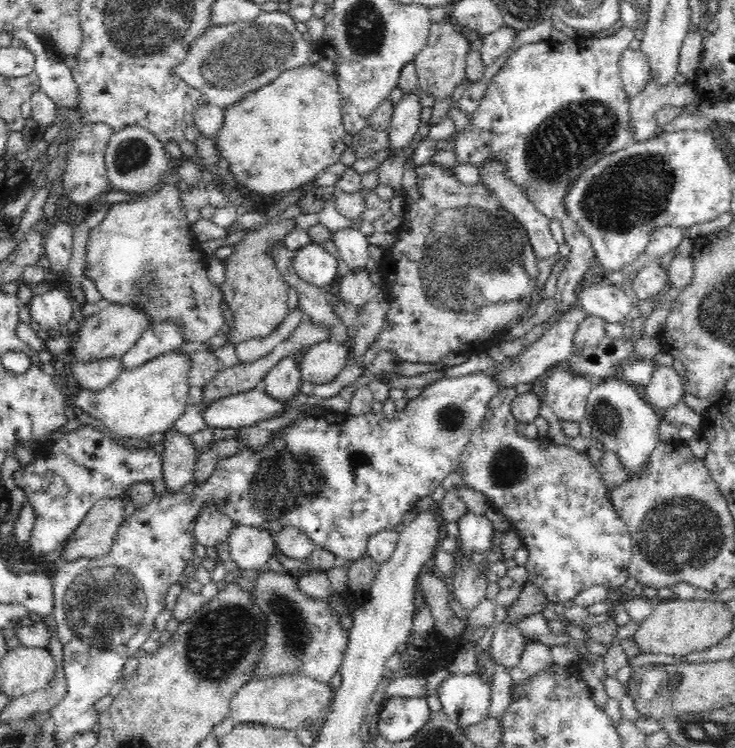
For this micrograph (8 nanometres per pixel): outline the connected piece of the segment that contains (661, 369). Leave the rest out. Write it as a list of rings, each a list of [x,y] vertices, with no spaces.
[[[656,366],[645,390],[646,402],[666,411],[684,399],[684,378],[673,367]]]

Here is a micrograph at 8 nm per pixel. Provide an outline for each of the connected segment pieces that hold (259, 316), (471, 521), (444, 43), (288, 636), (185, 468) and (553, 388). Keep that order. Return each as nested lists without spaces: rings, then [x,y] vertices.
[[[280,218],[276,223],[270,222],[255,231],[246,232],[242,240],[233,246],[233,252],[224,260],[226,269],[226,280],[222,284],[223,299],[228,304],[233,314],[233,324],[228,330],[228,343],[237,345],[248,339],[259,339],[272,334],[278,326],[285,320],[288,314],[288,287],[284,281],[282,273],[276,267],[276,258],[272,253],[272,248],[282,244],[286,234],[292,229],[296,229],[296,222],[292,219]]]
[[[468,512],[457,520],[460,548],[471,554],[492,552],[494,544],[494,525],[486,515]]]
[[[447,21],[436,22],[430,28],[426,46],[414,56],[420,90],[431,94],[433,100],[444,100],[452,96],[454,89],[466,77],[467,54],[471,47],[471,41],[466,39],[462,31],[456,30],[452,24]]]
[[[259,569],[255,580],[253,580],[253,588],[250,586],[250,593],[254,597],[254,603],[260,607],[260,610],[266,615],[266,647],[262,649],[262,656],[260,660],[254,665],[258,665],[258,668],[254,670],[254,676],[248,680],[238,692],[234,695],[231,700],[230,712],[231,716],[236,718],[236,722],[257,722],[257,724],[262,724],[264,726],[273,726],[282,729],[292,729],[297,730],[302,728],[304,720],[306,718],[313,718],[314,716],[322,715],[327,711],[327,707],[331,704],[332,698],[334,698],[334,689],[330,687],[330,679],[336,672],[338,672],[341,667],[343,656],[345,655],[346,649],[349,644],[349,634],[344,630],[342,624],[340,623],[340,616],[338,612],[331,609],[328,605],[327,600],[320,600],[319,598],[310,598],[306,596],[298,586],[297,583],[298,574],[292,574],[290,572],[273,572],[265,571],[265,569]]]
[[[172,429],[165,434],[164,448],[160,459],[163,466],[163,481],[168,493],[185,490],[184,485],[195,480],[195,466],[198,456],[192,438]]]
[[[558,366],[552,369],[552,375],[546,380],[546,401],[554,410],[554,415],[560,421],[584,420],[587,410],[587,401],[591,390],[594,388],[586,378],[576,375],[567,366]]]

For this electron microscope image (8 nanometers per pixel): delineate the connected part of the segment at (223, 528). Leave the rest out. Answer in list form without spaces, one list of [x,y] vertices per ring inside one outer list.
[[[207,503],[194,524],[194,537],[204,547],[216,548],[218,544],[227,542],[231,528],[235,522],[218,511],[218,507]]]

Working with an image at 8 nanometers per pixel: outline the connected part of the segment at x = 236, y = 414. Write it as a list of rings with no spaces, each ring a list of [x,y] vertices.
[[[261,388],[227,398],[220,398],[210,407],[202,408],[202,417],[211,427],[239,429],[280,417],[286,411],[285,402],[275,400]]]

